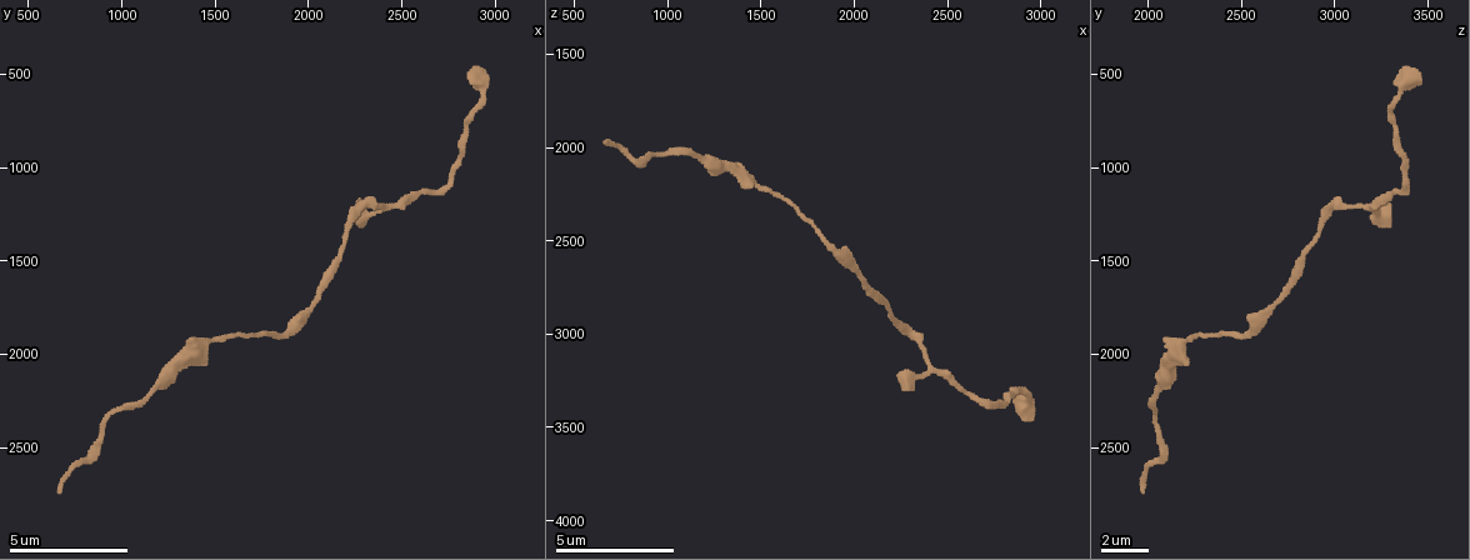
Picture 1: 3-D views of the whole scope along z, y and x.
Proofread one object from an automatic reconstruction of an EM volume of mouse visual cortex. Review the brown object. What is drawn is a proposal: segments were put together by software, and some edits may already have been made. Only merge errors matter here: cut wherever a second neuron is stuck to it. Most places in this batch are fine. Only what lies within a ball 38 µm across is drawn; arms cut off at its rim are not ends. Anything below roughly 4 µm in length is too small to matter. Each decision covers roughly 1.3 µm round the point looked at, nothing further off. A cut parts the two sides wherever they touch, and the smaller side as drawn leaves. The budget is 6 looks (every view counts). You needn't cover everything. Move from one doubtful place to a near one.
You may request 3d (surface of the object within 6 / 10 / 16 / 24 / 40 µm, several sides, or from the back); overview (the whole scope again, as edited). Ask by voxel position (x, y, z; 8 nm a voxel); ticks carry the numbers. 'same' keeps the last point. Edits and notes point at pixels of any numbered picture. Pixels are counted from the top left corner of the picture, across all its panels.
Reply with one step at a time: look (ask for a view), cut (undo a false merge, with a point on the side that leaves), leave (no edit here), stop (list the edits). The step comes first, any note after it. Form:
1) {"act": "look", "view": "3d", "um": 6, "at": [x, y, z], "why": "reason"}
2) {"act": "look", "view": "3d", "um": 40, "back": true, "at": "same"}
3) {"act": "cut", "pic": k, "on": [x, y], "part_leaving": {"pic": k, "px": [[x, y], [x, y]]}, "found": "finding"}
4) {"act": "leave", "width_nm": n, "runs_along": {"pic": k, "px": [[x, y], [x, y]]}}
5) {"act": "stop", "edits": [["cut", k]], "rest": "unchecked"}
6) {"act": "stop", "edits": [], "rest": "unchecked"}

{"act": "look", "view": "3d", "um": 10, "at": [2020, 1740, 2680]}

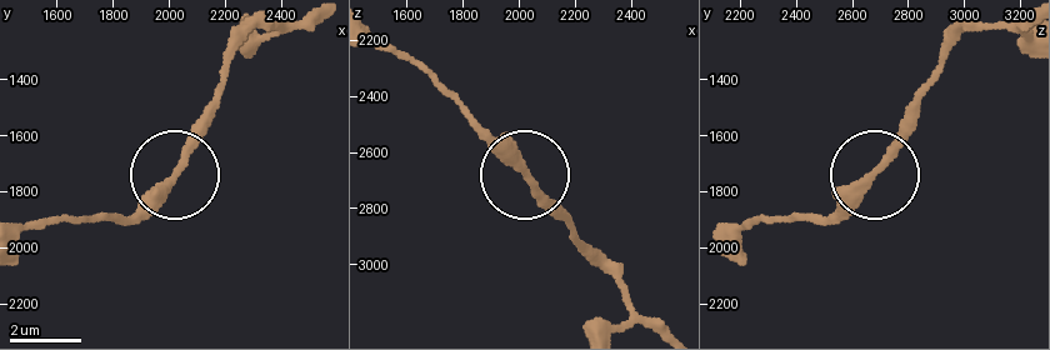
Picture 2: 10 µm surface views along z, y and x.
{"act": "look", "view": "3d", "um": 10, "back": true, "at": [2030, 1730, 2670]}

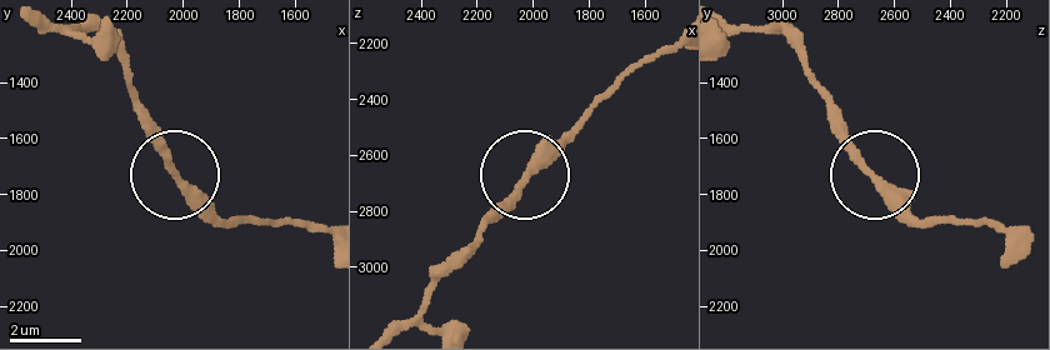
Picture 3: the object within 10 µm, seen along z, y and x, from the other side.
{"act": "leave", "side_arm_um": 17, "runs_along": {"pic": 3, "px": [[178, 175], [221, 225]]}, "found": "continuous, no second neuron"}

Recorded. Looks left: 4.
{"act": "look", "view": "3d", "um": 10, "at": [2400, 1220, 3120], "why": "two arms in line, one across"}

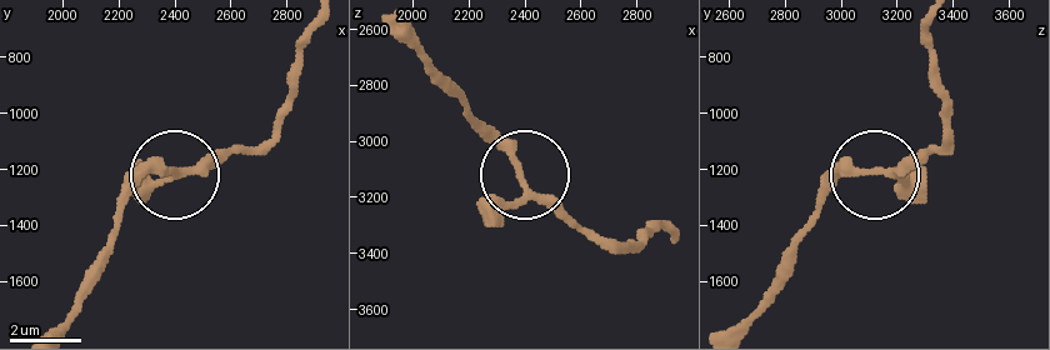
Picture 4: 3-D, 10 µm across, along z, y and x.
{"act": "leave", "runs_along": {"pic": 4, "px": [[69, 314], [136, 183], [259, 156]]}, "found": "all the same neuron"}

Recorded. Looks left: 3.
{"act": "look", "view": "3d", "um": 16, "at": [1200, 2160, 2080], "why": "calibre changes"}

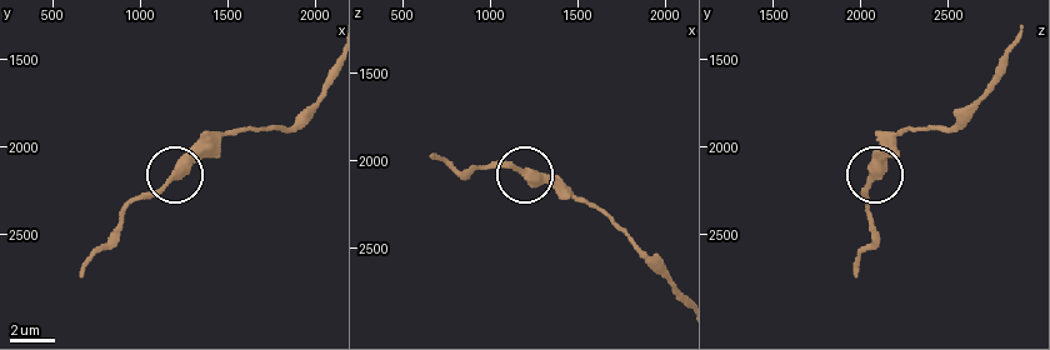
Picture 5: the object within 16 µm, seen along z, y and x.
{"act": "leave", "width_nm": 360, "runs_along": {"pic": 5, "px": [[664, 276], [588, 203], [504, 166], [473, 166]]}, "found": "all the same neuron"}

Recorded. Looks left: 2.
{"act": "stop", "edits": [], "rest": "unchecked"}

